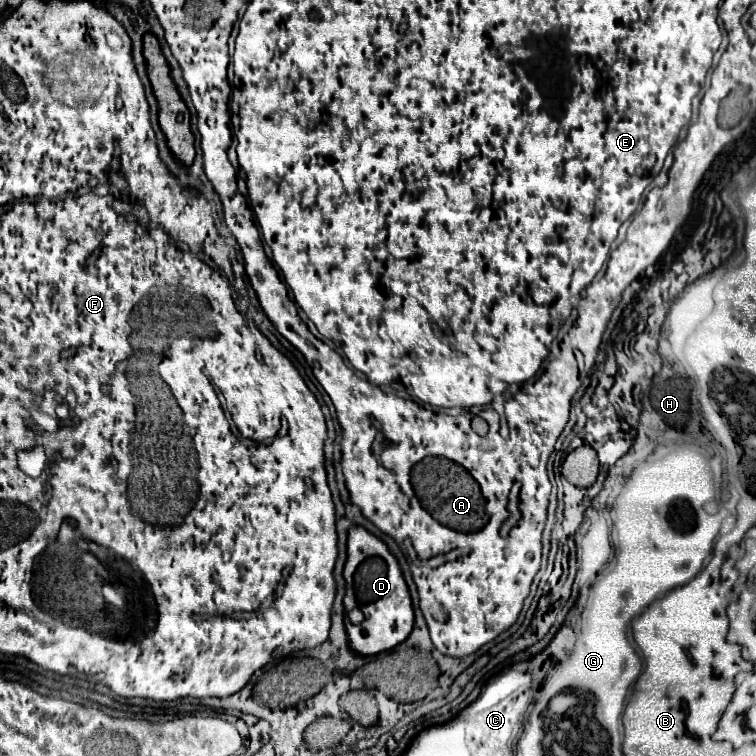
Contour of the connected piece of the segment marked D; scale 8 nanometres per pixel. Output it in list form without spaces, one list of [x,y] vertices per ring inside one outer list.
[[[354,526],[348,532],[348,558],[342,574],[346,580],[344,612],[348,612],[350,594],[352,594],[350,590],[354,590],[356,606],[364,614],[364,620],[358,626],[352,624],[344,626],[348,632],[348,646],[352,648],[352,652],[356,652],[358,656],[374,656],[404,642],[414,622],[412,600],[408,594],[408,586],[402,578],[402,572],[398,568],[398,562],[394,560],[386,544],[378,540],[374,534],[370,534],[368,530]]]

